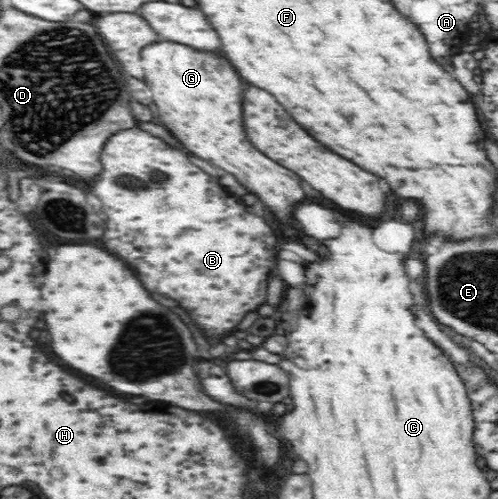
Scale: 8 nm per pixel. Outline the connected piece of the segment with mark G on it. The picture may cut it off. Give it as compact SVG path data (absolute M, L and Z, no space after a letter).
M180 42L155 43L141 50L141 61L146 63L143 65L146 83L154 93L160 123L164 123L188 151L232 173L248 193L266 201L264 205L282 225L290 225L294 221L294 207L306 201L302 179L276 161L270 161L244 137L244 121L240 121L240 93L244 93L244 83L230 61L214 55L211 50L198 50Z

